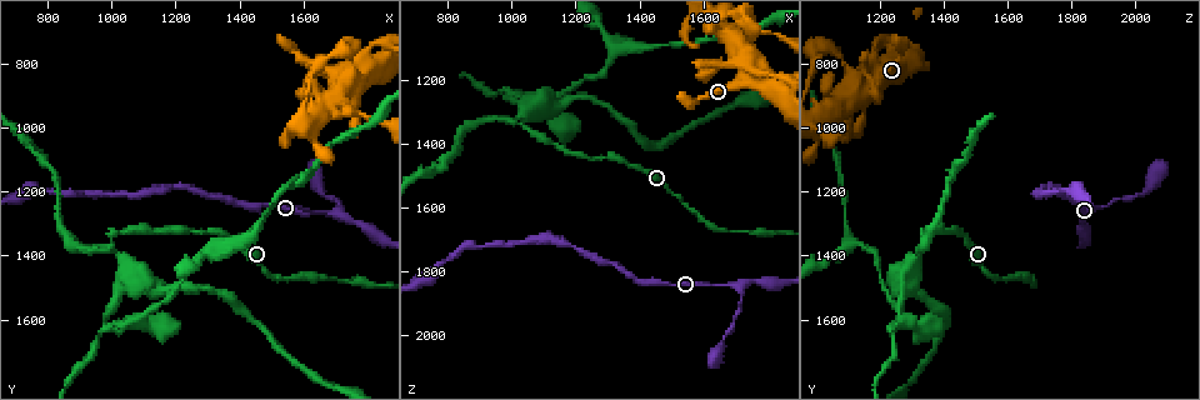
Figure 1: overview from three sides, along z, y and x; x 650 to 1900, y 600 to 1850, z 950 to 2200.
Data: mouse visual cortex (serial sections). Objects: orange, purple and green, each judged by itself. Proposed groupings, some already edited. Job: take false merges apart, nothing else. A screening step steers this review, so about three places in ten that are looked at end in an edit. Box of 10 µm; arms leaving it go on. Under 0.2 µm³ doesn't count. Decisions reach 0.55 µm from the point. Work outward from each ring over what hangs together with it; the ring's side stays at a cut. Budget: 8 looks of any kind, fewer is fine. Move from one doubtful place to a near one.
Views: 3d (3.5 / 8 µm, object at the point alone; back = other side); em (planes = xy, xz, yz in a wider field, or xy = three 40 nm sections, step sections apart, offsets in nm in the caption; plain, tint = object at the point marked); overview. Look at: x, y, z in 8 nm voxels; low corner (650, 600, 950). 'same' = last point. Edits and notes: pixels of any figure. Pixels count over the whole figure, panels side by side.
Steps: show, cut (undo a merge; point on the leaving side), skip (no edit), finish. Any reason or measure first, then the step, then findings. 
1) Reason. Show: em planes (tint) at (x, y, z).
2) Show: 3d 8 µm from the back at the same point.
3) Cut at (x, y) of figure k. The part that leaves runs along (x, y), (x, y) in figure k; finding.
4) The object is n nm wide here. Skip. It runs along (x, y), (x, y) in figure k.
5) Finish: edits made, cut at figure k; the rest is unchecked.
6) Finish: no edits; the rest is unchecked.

Sharp bend. Show: 3d 3.5 µm at (1700, 1260, 1840).

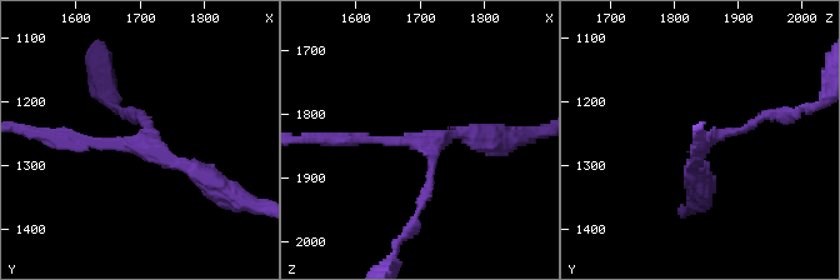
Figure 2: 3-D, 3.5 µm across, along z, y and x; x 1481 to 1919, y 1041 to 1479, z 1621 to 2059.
Need the tissue. Show: em planes (tint) at (1695, 1265, 1840).

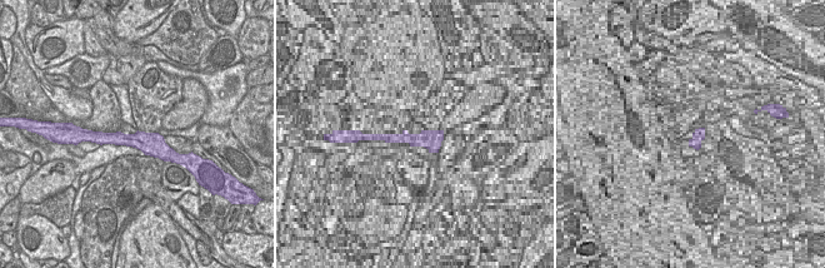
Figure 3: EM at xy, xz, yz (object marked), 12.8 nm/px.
Another direction. Show: em xy step 3 (tint) at the same point.

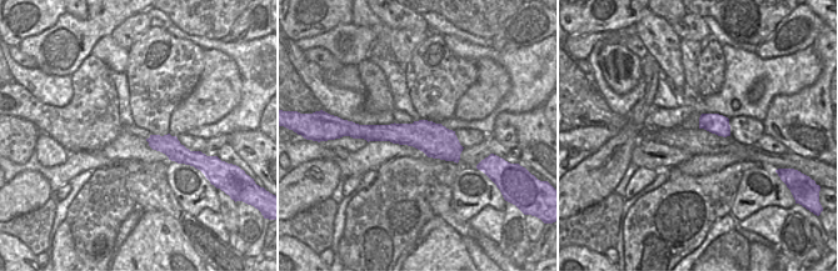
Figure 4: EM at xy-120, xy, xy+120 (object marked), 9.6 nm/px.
Skip. All the same cell.

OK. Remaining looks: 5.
Abrupt turn. Show: 3d 3.5 µm from the back at (1700, 940, 1090).

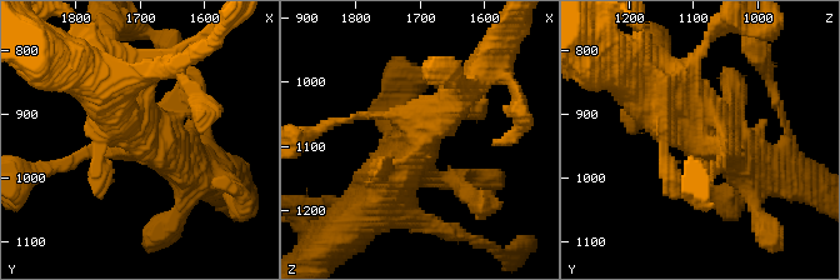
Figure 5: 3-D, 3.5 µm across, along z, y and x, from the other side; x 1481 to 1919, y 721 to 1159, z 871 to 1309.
Show: em planes (tint) at (1705, 940, 1085).

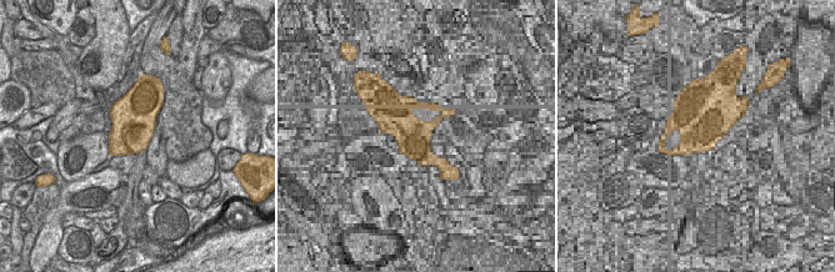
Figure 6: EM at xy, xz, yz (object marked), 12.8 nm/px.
Show: em xy step 5 (tint) at the same point.

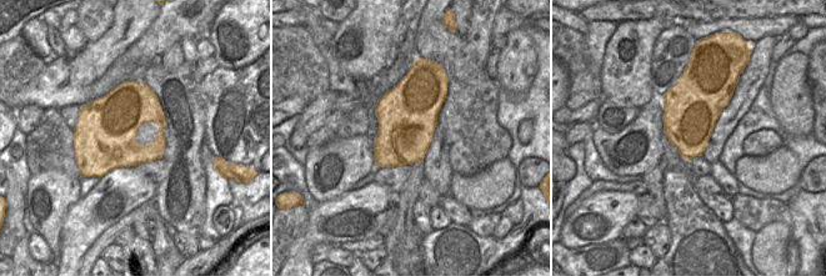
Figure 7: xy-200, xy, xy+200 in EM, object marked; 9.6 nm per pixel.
Skip. It runs along (379, 195), (471, 84) in figure 5; all the same cell.

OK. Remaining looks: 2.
Finish: no edits; the rest is unchecked.

